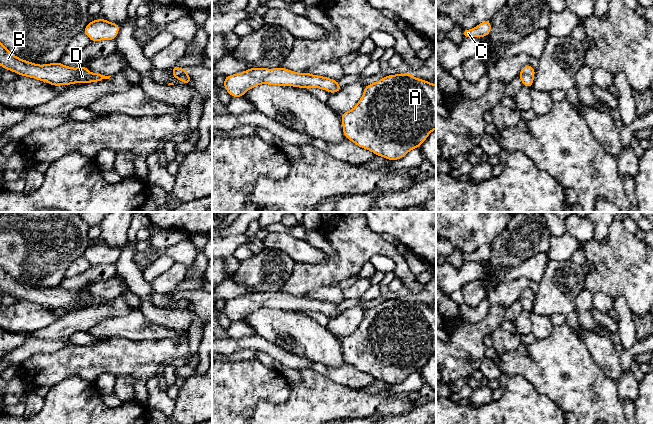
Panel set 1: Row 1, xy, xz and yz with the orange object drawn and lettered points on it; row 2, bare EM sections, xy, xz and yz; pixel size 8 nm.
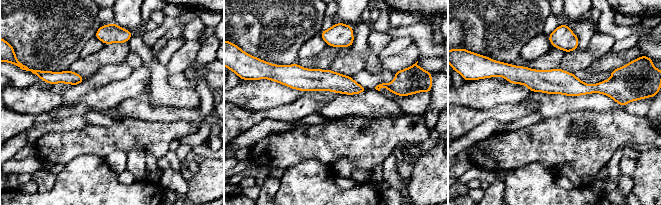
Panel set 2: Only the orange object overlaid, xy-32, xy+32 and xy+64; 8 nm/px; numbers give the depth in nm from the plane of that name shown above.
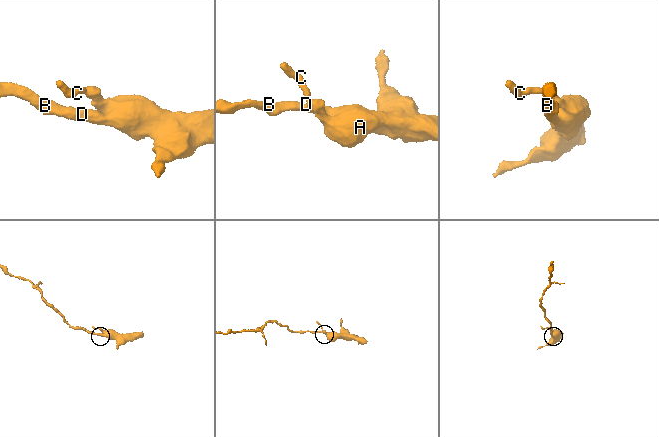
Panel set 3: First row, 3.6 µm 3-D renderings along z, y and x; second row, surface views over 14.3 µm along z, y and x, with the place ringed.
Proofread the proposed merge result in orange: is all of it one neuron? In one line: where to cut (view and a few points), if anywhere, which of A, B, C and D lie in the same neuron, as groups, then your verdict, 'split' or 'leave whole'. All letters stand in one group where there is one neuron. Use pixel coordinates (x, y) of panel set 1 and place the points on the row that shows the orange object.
cut none; groups A B C D; leave whole

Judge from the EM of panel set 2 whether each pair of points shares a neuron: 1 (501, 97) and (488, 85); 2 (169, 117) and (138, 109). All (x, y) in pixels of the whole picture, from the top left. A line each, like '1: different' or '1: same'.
1: same
2: same

